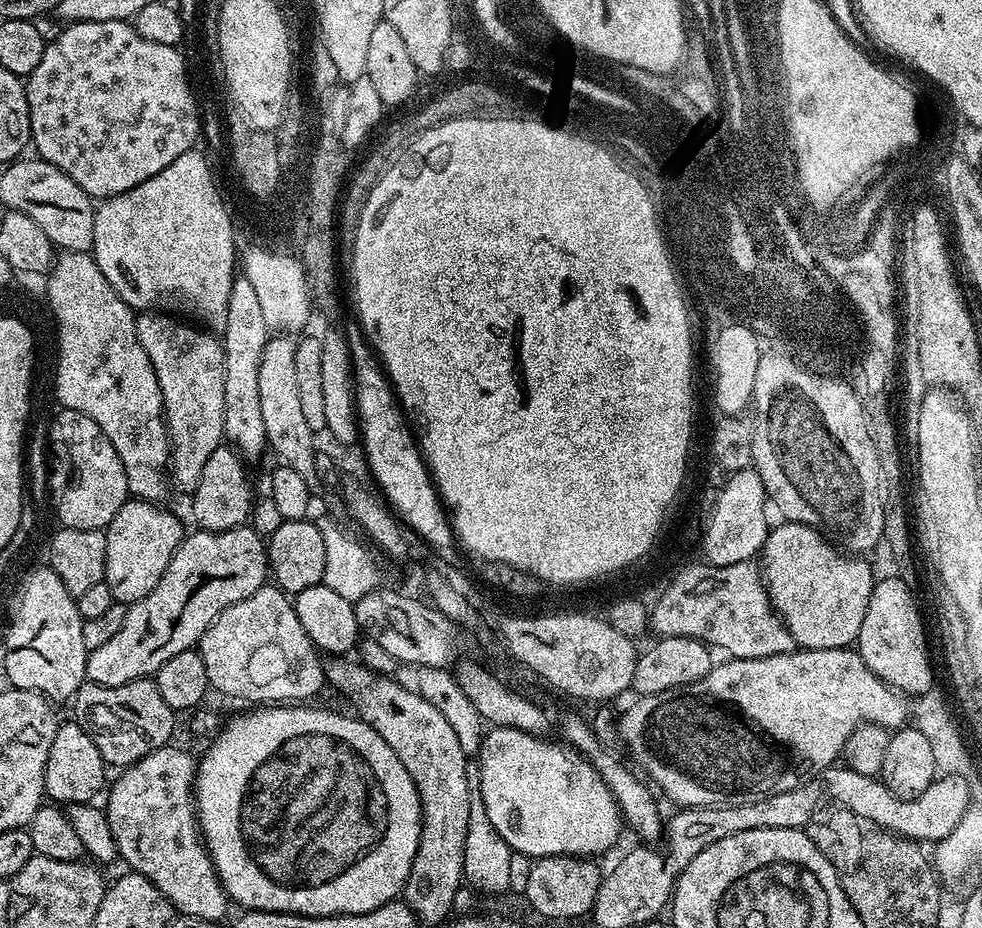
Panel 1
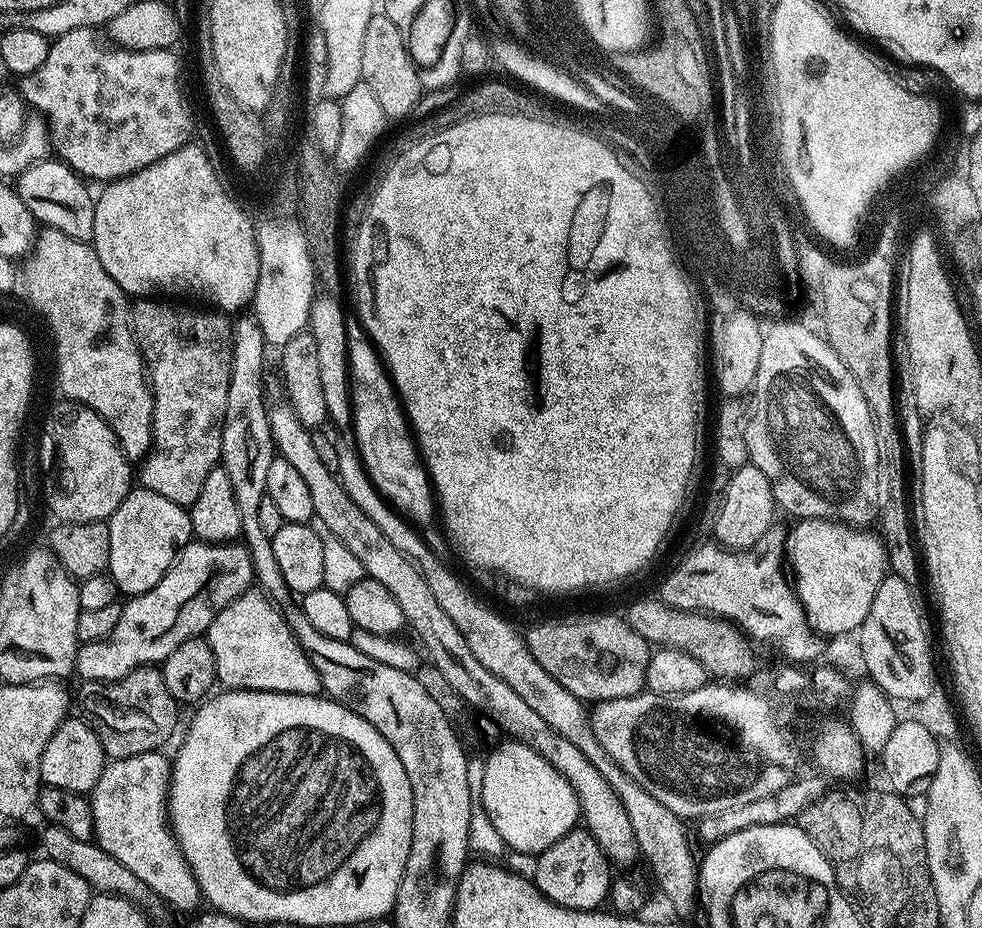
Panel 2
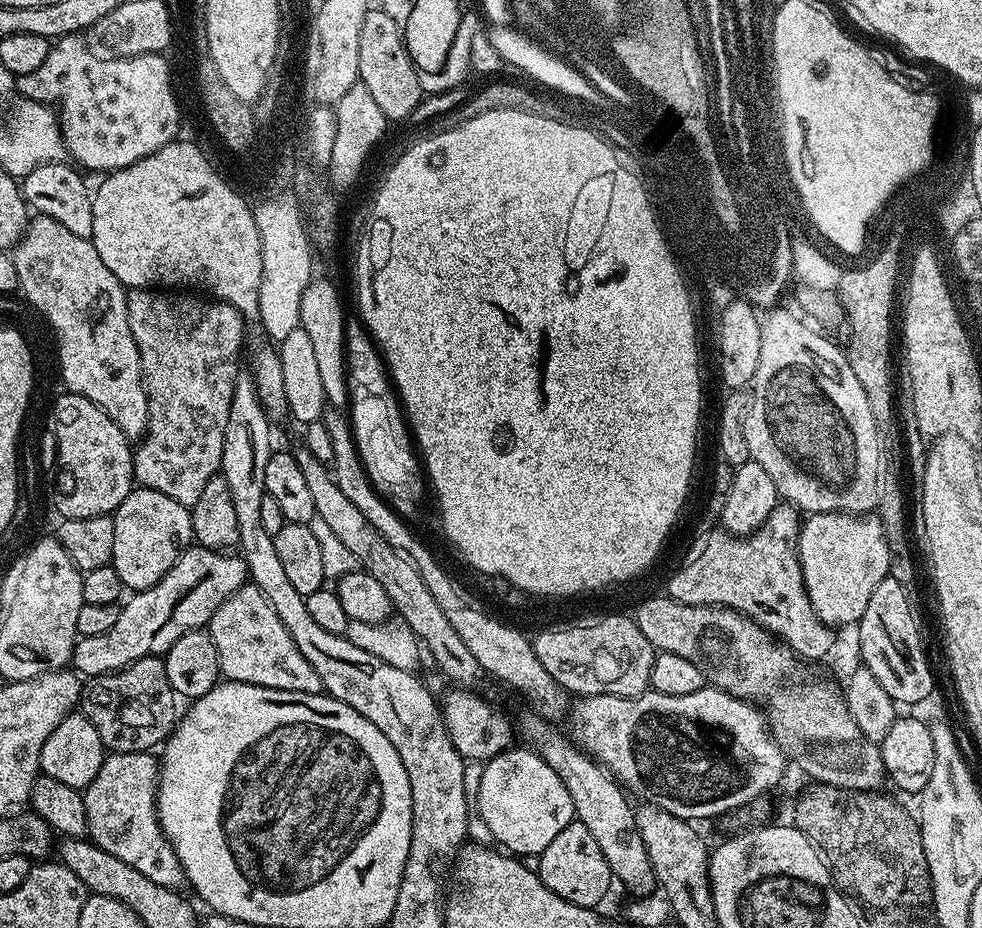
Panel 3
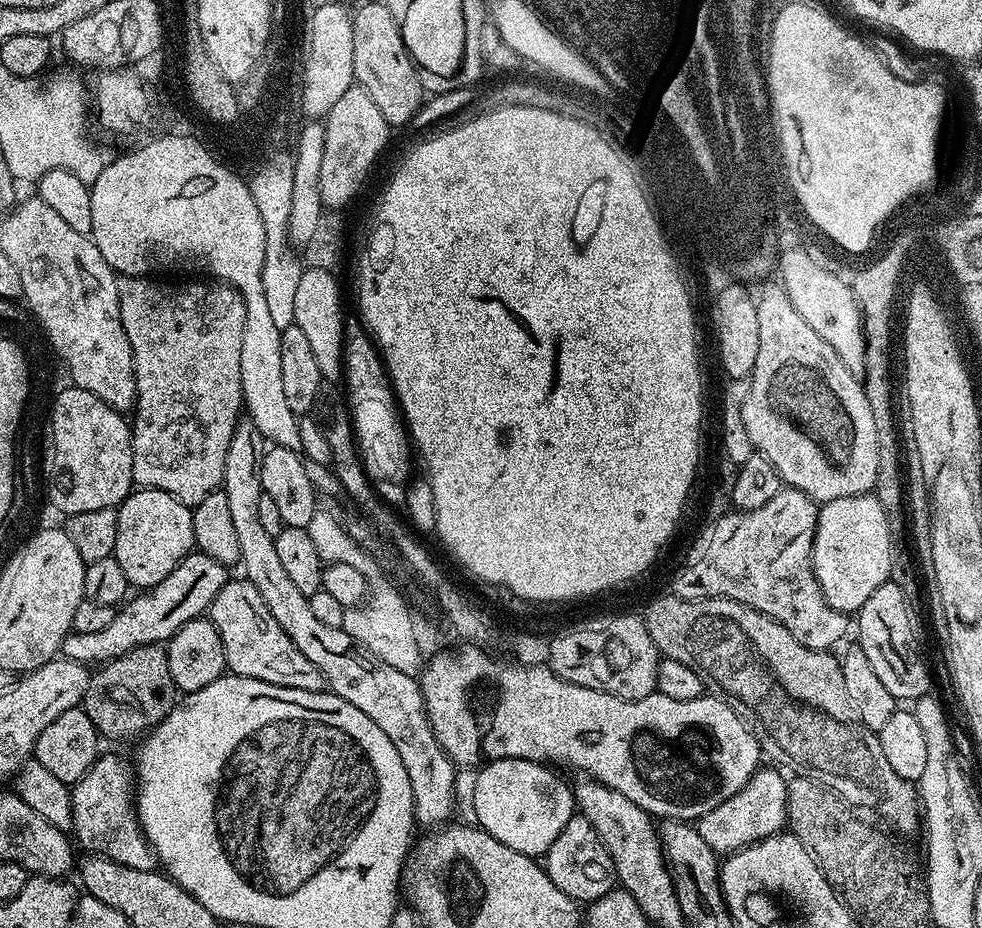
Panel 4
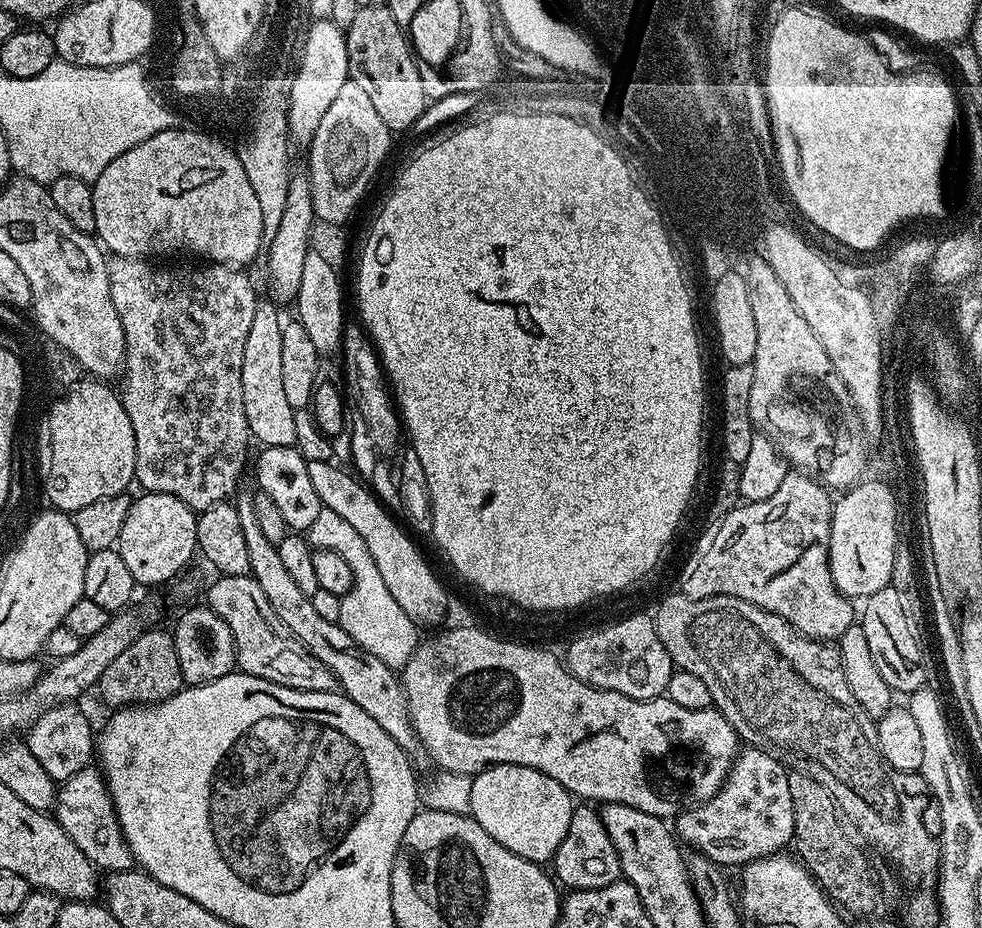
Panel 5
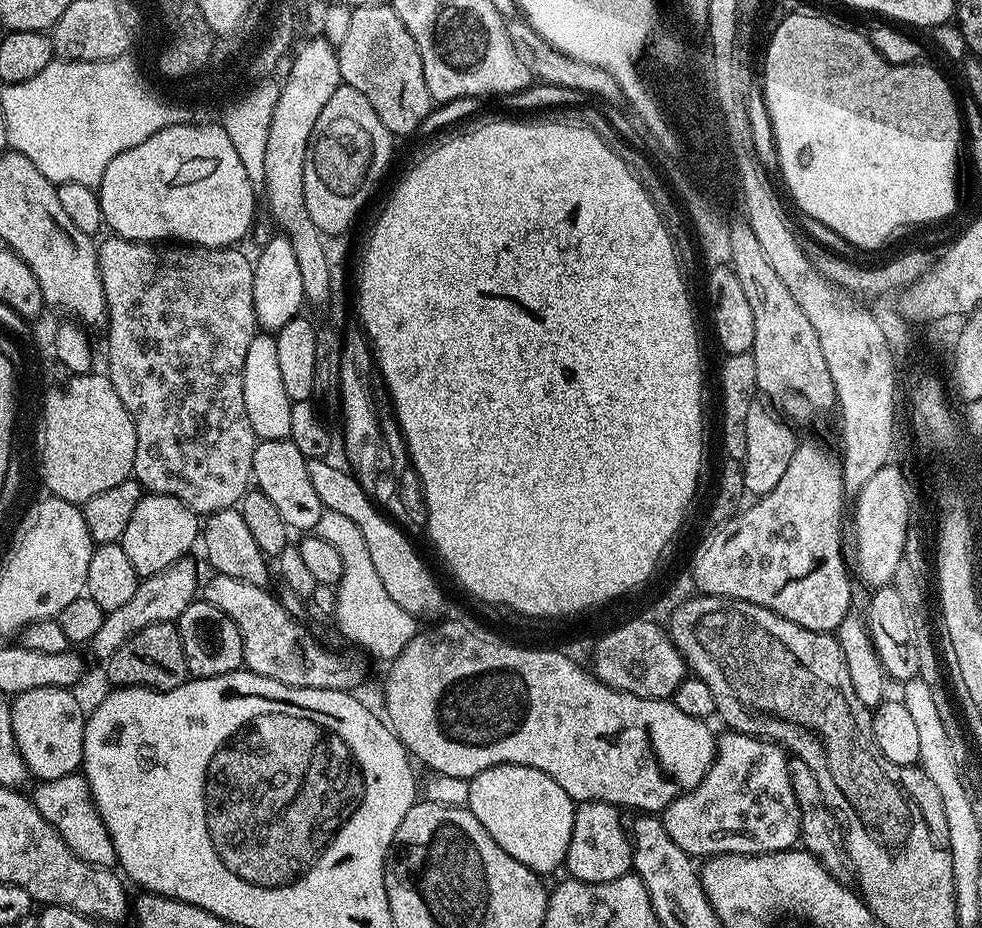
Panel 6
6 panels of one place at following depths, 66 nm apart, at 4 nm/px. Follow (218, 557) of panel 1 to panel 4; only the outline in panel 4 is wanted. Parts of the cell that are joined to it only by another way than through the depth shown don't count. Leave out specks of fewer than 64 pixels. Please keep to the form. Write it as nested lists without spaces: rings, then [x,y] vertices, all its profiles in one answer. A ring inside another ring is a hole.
[[[193,550],[181,564],[176,565],[174,571],[168,572],[166,578],[158,582],[158,586],[133,595],[117,611],[114,622],[110,622],[106,630],[98,630],[98,634],[69,632],[60,647],[63,659],[99,666],[143,644],[163,645],[177,630],[186,626],[186,622],[205,615],[211,609],[218,590],[222,590],[229,578],[230,572],[225,565],[214,562],[214,558],[205,552]]]

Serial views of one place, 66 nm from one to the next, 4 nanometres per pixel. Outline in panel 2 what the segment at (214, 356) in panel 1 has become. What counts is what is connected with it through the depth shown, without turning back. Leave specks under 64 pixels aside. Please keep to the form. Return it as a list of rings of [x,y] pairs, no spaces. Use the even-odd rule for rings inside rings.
[[[140,298],[131,305],[132,332],[136,336],[136,345],[139,346],[144,356],[144,366],[148,373],[150,387],[152,389],[152,441],[154,451],[150,452],[146,461],[139,467],[140,480],[147,491],[158,494],[161,500],[169,500],[177,506],[190,506],[198,498],[202,491],[202,482],[206,482],[206,474],[214,470],[220,464],[220,451],[222,450],[222,426],[226,418],[226,390],[230,390],[230,366],[232,365],[232,325],[233,321],[227,315],[216,310],[204,310],[208,312],[191,312],[188,308],[176,309],[172,302],[165,302],[160,298]]]

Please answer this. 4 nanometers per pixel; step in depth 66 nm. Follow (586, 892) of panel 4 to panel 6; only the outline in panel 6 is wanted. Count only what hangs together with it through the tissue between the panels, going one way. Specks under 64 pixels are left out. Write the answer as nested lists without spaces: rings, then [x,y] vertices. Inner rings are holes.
[[[582,800],[576,804],[574,830],[570,834],[570,846],[563,862],[563,867],[568,868],[567,875],[571,879],[582,882],[614,882],[614,878],[622,878],[632,872],[631,837],[620,816],[621,809],[601,800]]]

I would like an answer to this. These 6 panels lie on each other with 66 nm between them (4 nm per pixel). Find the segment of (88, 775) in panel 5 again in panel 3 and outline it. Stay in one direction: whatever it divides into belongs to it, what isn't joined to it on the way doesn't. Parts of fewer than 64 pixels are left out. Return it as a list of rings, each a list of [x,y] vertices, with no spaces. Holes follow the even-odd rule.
[[[151,751],[146,752],[114,752],[105,755],[98,774],[94,774],[94,782],[83,789],[82,795],[86,806],[86,822],[88,823],[88,836],[106,854],[114,854],[114,858],[122,858],[126,866],[134,866],[138,874],[146,874],[150,882],[163,888],[179,889],[185,883],[184,867],[178,862],[178,854],[164,837],[160,829],[160,816],[156,812],[156,789],[160,782],[161,765],[152,757]]]

